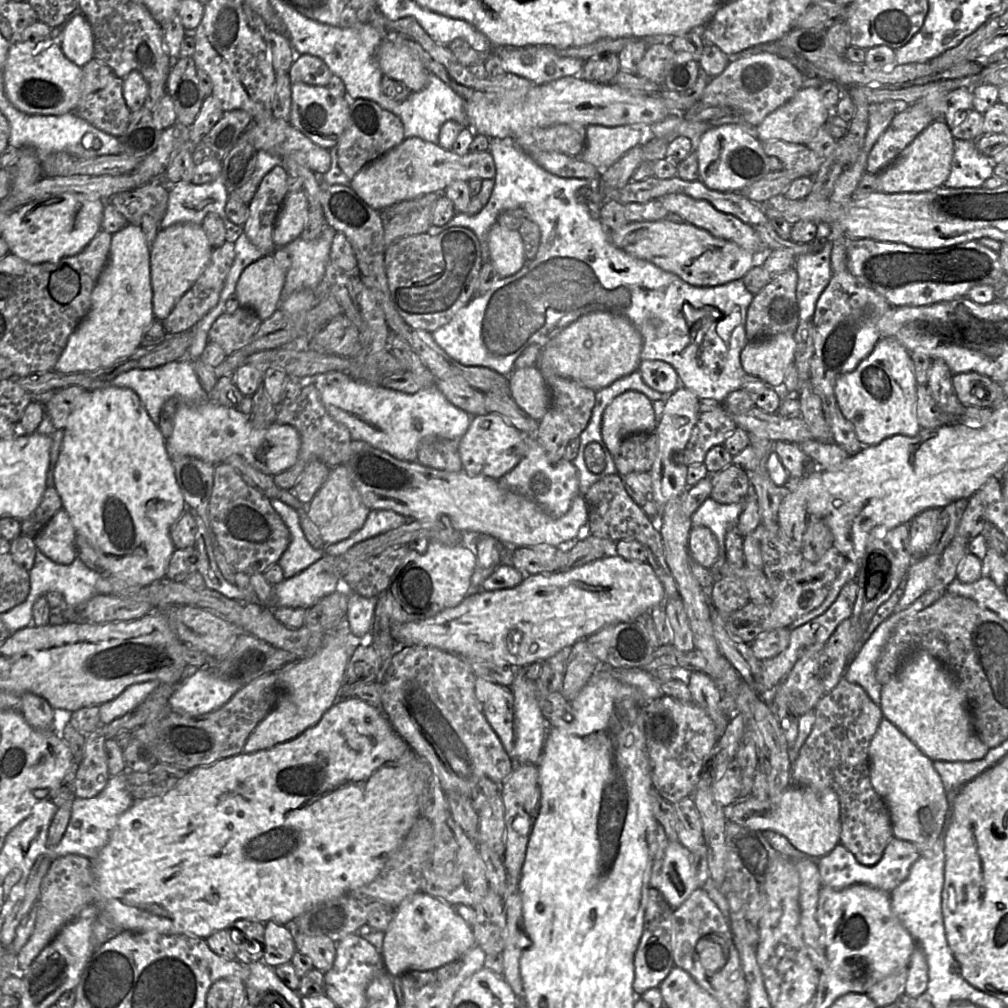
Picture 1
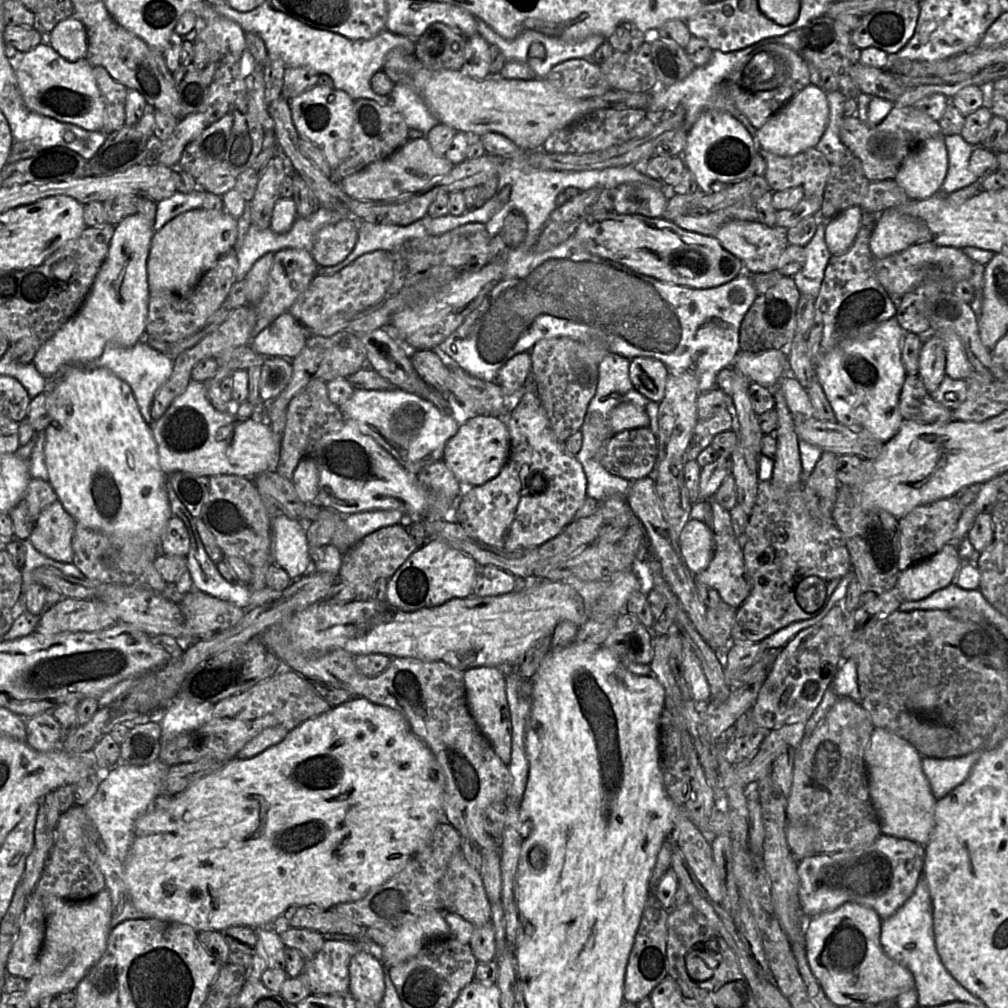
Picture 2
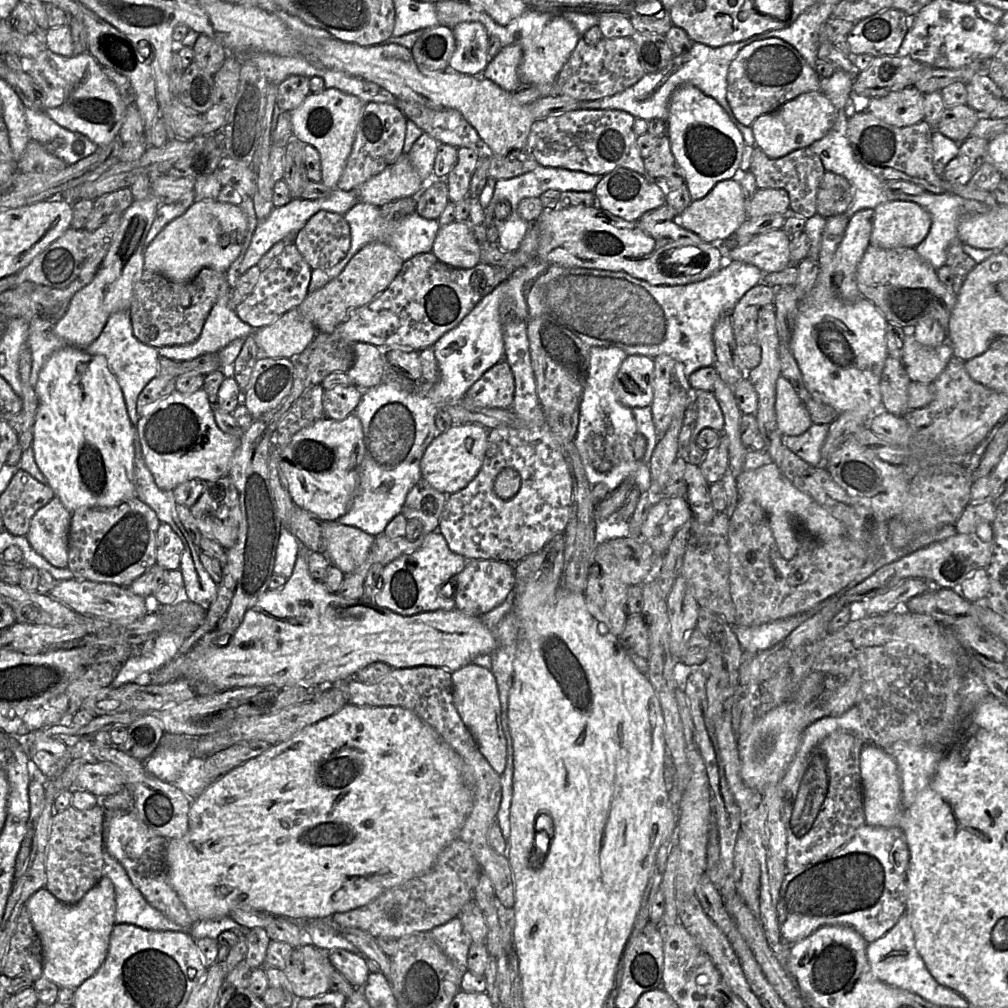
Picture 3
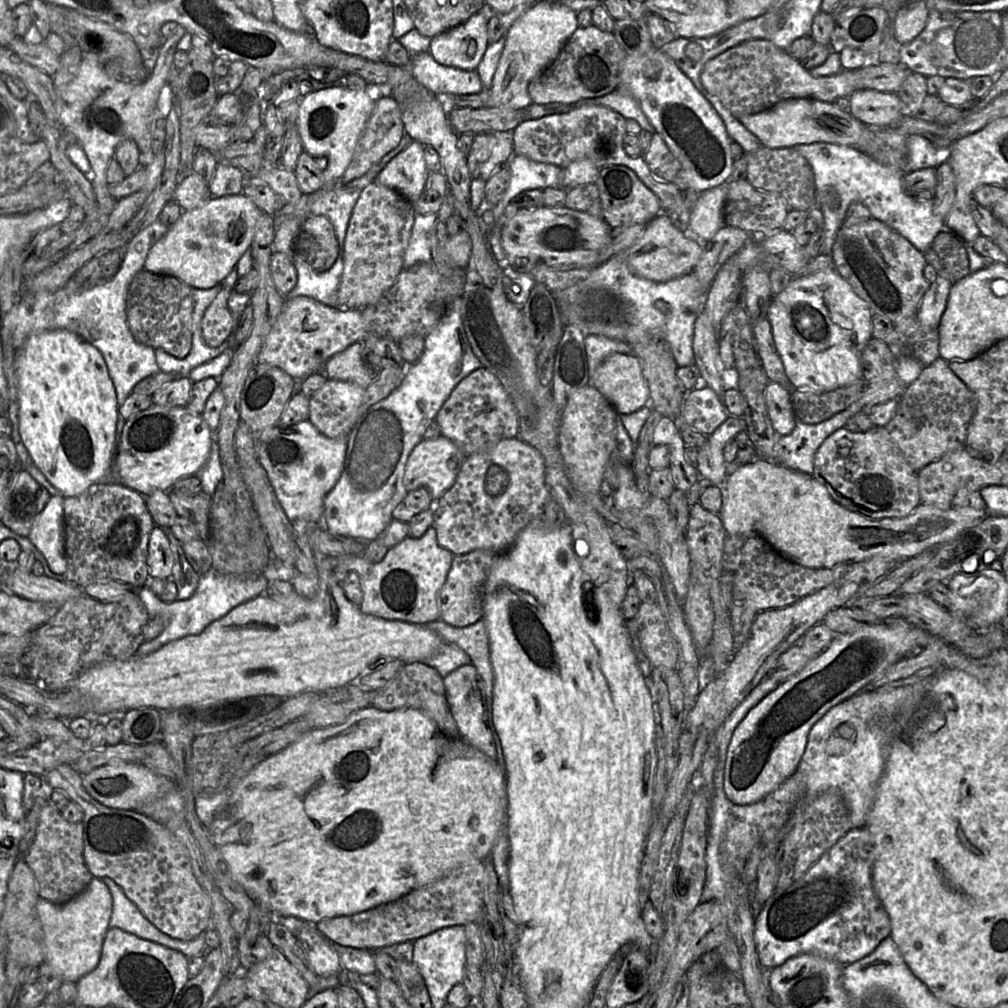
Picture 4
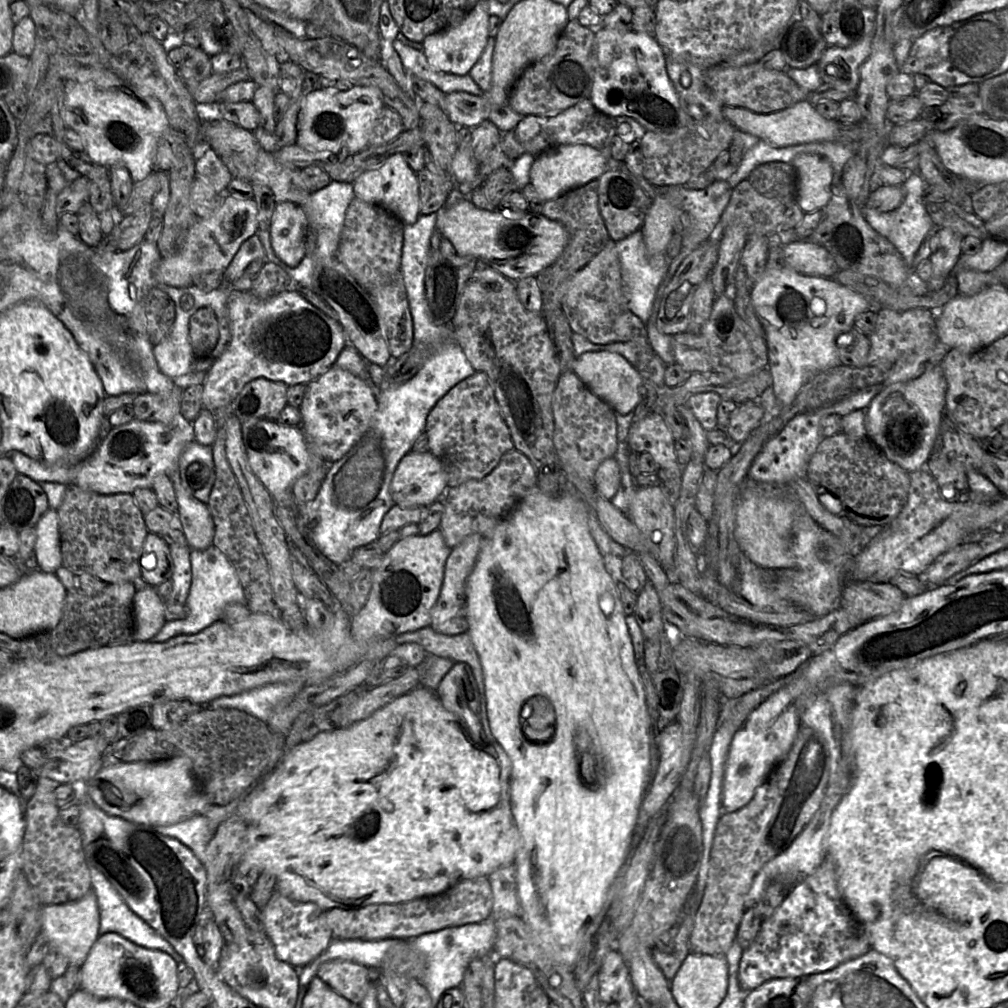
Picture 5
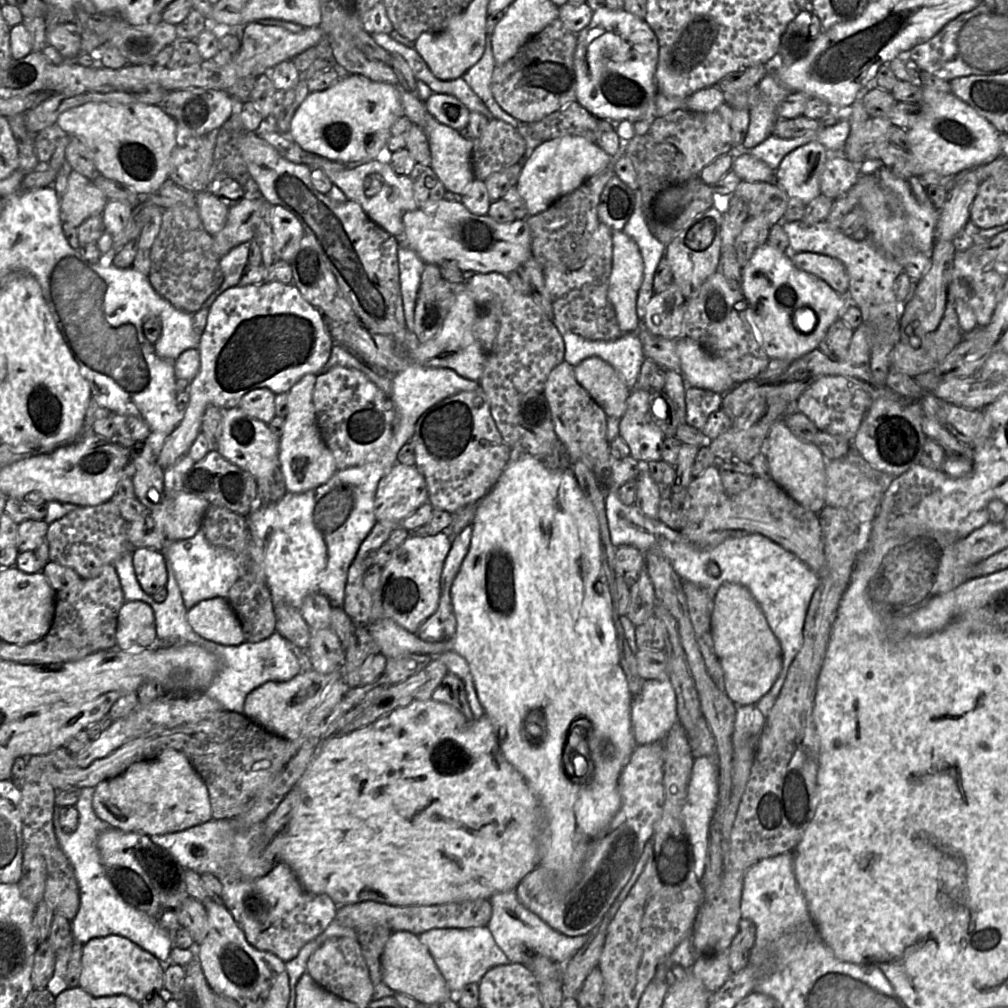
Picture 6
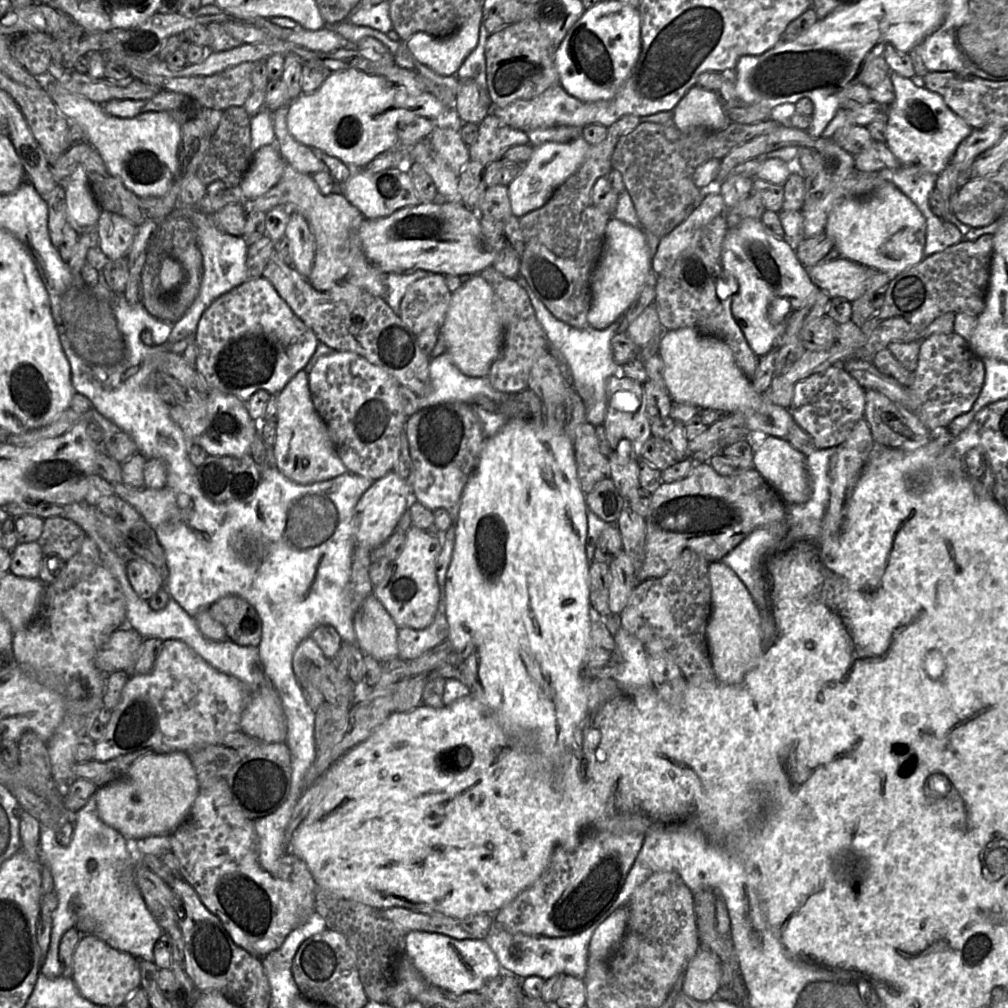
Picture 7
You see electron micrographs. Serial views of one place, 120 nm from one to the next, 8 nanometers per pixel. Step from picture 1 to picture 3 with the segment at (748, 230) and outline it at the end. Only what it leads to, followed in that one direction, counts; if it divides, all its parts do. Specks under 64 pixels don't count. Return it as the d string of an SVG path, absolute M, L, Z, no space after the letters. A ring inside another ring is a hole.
M775 229L754 236L743 246L725 250L725 255L727 259L756 266L763 273L773 273L792 264L789 244L790 237L782 229Z

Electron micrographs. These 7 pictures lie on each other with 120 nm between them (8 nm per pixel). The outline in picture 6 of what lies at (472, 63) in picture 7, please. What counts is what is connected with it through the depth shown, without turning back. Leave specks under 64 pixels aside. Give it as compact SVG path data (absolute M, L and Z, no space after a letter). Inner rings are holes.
M486 31L485 49L482 57L465 72L462 78L484 102L496 119L502 120L516 128L519 121L503 110L492 94L491 80L494 67L492 33Z

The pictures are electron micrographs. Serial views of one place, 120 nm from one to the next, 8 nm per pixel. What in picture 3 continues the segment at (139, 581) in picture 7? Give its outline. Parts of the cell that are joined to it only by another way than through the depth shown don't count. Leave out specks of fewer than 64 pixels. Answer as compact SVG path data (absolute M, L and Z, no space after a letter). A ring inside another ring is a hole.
M161 523L157 531L156 564L167 571L180 567L184 545L179 535L167 523Z

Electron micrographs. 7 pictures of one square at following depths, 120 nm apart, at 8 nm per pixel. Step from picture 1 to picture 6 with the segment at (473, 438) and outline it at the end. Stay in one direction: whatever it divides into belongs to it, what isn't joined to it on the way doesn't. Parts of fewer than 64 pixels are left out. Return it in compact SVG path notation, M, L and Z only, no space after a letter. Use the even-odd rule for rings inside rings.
M396 462L377 486L374 499L376 521L401 522L427 502L423 475L414 465Z

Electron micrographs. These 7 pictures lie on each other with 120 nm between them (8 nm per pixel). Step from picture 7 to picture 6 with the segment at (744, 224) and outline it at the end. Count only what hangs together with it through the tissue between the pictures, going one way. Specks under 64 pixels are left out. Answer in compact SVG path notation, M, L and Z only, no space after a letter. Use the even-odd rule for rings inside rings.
M768 243L762 244L754 251L741 268L741 275L745 319L755 329L769 359L795 360L818 349L829 327L840 319L844 309L853 303L848 294L840 294L819 277L798 269L789 252L783 252Z

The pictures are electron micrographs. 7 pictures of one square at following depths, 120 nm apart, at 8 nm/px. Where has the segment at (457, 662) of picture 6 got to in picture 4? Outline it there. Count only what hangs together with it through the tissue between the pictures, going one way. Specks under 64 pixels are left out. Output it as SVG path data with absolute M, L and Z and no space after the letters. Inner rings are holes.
M442 620L422 624L438 634L444 643L458 646L471 658L483 683L484 696L488 706L492 703L494 672L490 659L488 633L484 621L478 620L465 627L455 627Z

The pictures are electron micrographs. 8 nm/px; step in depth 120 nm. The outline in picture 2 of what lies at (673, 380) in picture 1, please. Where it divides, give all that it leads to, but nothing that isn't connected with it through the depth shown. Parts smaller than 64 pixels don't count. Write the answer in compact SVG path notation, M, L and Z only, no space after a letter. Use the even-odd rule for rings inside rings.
M635 357L630 360L629 378L634 388L650 401L660 403L670 371L655 358Z

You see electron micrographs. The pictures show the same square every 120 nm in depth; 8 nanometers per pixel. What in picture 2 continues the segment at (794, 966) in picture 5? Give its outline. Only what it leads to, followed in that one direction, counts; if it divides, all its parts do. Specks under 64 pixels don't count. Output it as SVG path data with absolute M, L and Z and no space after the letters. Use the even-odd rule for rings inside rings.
M881 834L870 846L858 850L816 854L798 862L799 900L808 918L837 909L845 903L856 903L876 911L883 921L892 916L912 895L924 864L924 846L917 842Z

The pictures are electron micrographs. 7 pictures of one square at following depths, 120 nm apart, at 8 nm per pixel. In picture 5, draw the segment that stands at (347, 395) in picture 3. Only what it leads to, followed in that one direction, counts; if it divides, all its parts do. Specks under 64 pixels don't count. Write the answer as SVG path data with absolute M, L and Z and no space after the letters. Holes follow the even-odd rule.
M330 367L307 384L300 405L301 428L328 463L341 459L368 430L378 407L377 391L352 373Z

